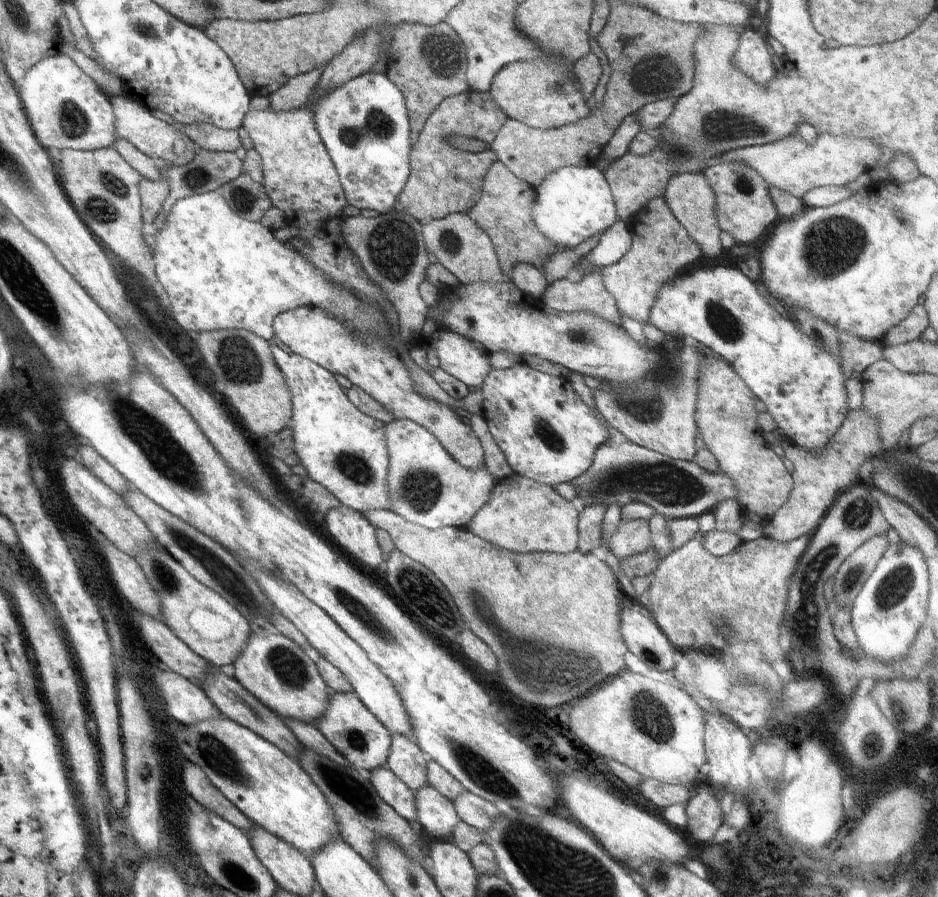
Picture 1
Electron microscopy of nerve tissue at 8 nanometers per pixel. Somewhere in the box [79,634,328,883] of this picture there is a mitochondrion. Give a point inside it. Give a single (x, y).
(224, 762)

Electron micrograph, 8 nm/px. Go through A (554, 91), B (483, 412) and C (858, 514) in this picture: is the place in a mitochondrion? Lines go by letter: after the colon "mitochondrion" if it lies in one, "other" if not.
A: mitochondrion
B: other
C: mitochondrion

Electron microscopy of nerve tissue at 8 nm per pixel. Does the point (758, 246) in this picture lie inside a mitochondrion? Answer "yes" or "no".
no

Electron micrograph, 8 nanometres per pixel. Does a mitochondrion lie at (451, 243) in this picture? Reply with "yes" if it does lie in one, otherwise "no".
yes

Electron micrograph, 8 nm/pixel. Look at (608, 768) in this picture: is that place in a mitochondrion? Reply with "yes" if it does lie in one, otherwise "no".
no

